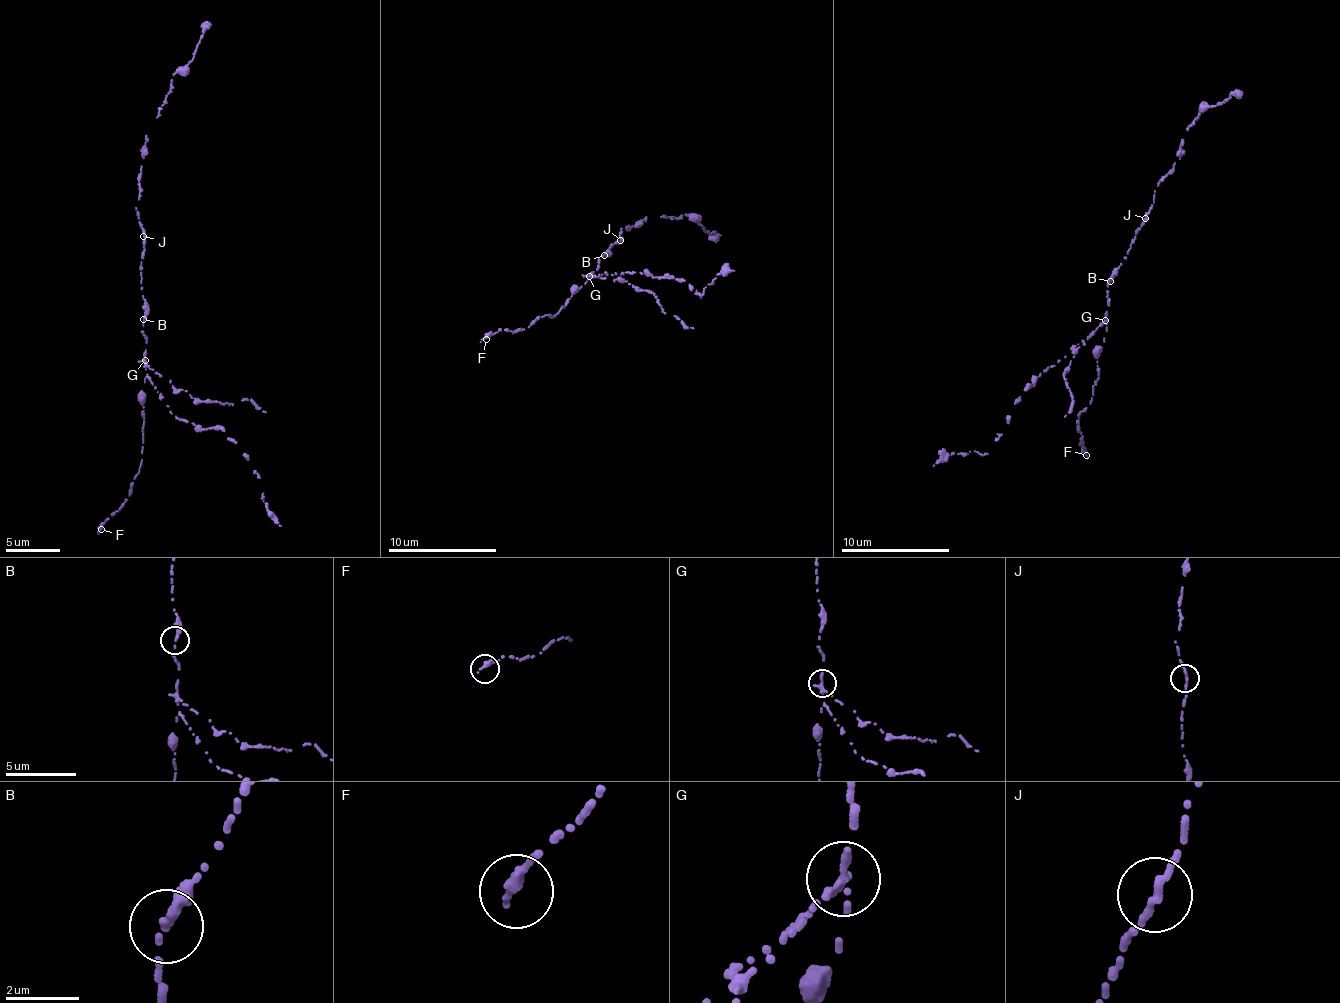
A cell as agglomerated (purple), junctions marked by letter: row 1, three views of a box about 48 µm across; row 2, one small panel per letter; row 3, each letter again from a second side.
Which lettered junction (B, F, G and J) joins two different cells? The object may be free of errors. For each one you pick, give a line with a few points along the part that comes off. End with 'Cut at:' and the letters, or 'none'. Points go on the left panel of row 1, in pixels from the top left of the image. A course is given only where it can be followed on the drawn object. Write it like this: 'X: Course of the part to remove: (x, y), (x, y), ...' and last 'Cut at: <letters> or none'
G: Course of the part to remove: (145, 360), (154, 374), (148, 376), (162, 393), (159, 400), (171, 414), (234, 439), (280, 526)
Cut at: G

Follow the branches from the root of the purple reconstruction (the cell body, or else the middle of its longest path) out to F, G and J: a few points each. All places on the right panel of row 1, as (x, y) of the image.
F: (1110, 281), (1097, 381), (1092, 400), (1077, 415), (1086, 455)
G: (1110, 281), (1106, 320)
J: (1110, 281), (1112, 270), (1128, 253), (1131, 239), (1145, 218)

